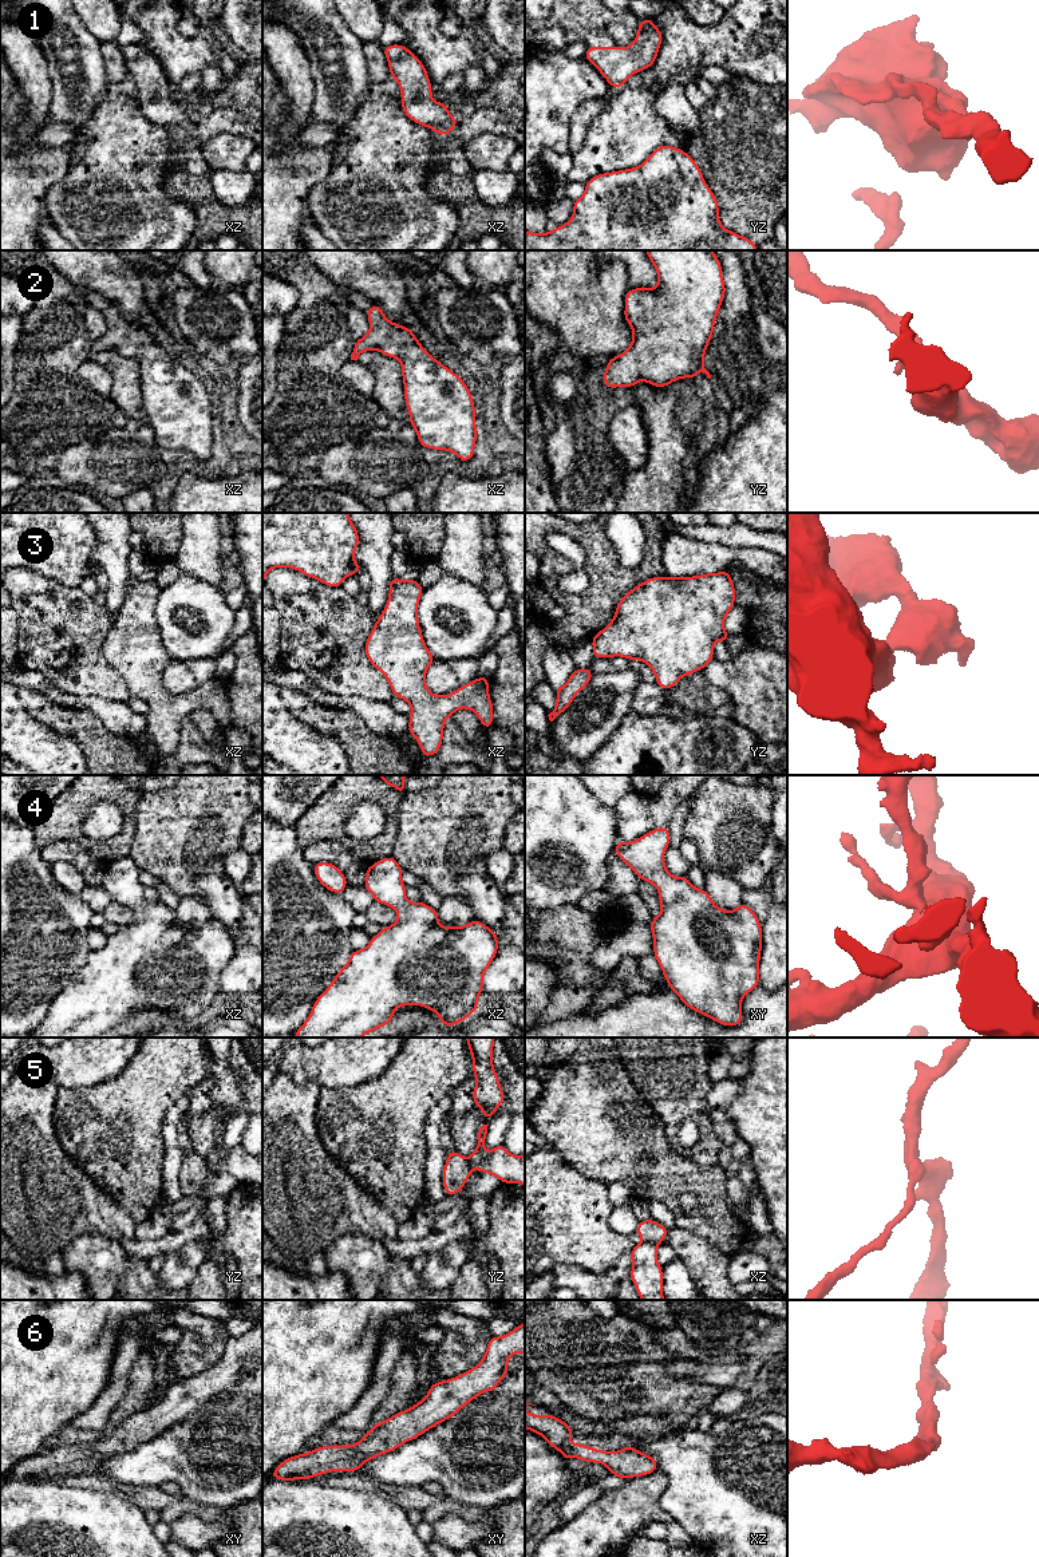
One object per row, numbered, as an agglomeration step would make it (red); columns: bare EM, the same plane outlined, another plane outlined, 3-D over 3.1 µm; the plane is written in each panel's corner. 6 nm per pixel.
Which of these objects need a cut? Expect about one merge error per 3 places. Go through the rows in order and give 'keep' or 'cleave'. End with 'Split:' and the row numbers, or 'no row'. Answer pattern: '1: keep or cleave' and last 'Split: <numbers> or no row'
1: keep
2: keep
3: keep
4: keep
5: cleave
6: keep
Split: 5

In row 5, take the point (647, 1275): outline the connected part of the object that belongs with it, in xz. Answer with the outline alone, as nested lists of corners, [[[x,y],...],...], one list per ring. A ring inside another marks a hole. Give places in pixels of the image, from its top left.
[[[640,1242],[631,1252],[629,1277],[641,1300],[665,1300],[663,1296],[663,1266],[657,1262],[657,1245]]]

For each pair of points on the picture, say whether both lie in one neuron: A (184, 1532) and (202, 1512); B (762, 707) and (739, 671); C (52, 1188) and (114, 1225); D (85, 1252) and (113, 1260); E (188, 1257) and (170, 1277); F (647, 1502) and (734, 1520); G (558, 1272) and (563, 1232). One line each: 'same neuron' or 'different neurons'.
A: different neurons
B: same neuron
C: same neuron
D: same neuron
E: same neuron
F: different neurons
G: different neurons

